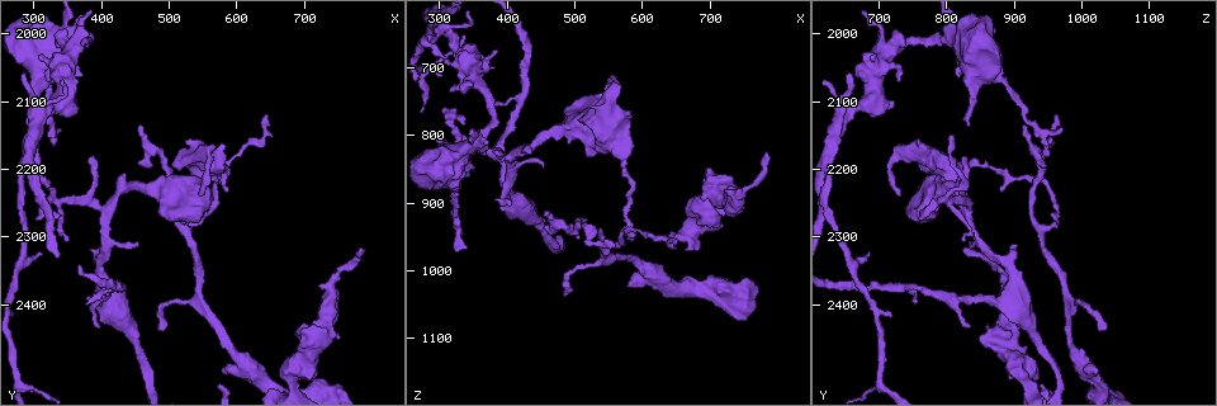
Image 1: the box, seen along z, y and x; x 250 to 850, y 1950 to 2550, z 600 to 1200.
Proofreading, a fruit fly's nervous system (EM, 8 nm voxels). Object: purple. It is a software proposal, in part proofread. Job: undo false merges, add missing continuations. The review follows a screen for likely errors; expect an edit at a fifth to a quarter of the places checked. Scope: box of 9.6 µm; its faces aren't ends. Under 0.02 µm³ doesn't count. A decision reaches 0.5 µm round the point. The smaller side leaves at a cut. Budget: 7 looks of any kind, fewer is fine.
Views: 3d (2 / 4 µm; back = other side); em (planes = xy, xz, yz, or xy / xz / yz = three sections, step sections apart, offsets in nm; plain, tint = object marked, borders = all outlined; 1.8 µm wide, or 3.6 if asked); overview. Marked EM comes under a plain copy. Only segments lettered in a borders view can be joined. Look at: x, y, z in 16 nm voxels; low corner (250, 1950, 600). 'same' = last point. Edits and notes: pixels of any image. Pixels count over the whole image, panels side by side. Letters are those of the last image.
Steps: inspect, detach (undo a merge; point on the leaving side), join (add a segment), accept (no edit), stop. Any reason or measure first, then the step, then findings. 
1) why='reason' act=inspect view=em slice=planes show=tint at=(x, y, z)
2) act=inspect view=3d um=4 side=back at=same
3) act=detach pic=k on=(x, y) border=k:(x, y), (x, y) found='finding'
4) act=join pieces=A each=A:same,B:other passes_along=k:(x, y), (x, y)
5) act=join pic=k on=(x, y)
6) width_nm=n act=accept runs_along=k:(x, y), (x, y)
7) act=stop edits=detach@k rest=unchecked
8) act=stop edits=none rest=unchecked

why='end of a long branch' act=inspect view=em slice=planes show=borders at=(325, 2140, 975)

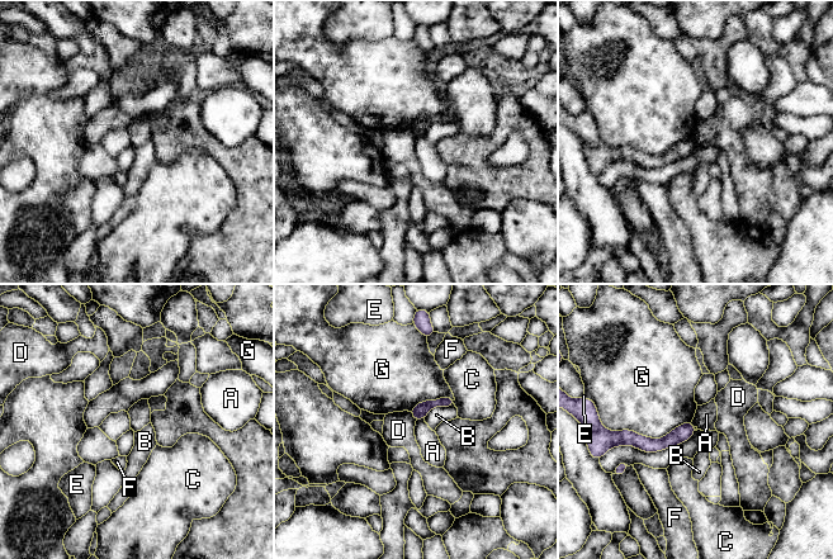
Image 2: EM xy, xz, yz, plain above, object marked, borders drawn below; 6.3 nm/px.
width_nm=90 longest_contact=G:500nm act=accept each=A:other,B:other,C:other,D:other,E:other,F:other,G:other found='no lettered segment goes on from it'

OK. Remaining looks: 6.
why='thin end' act=inspect view=3d um=4 at=(395, 2185, 830)

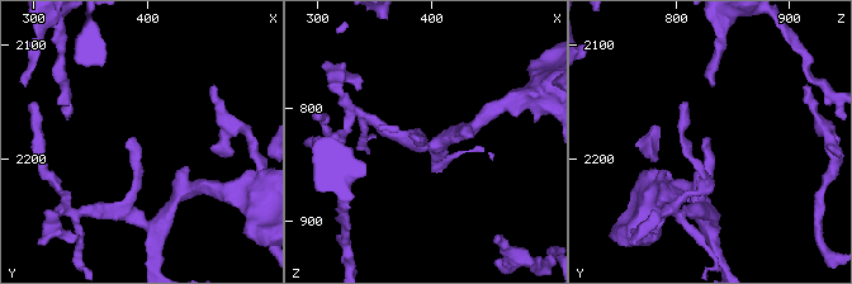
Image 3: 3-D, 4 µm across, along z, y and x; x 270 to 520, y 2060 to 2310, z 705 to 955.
why='shape alone is not enough' act=inspect view=em slice=planes show=borders at=(390, 2184, 832)

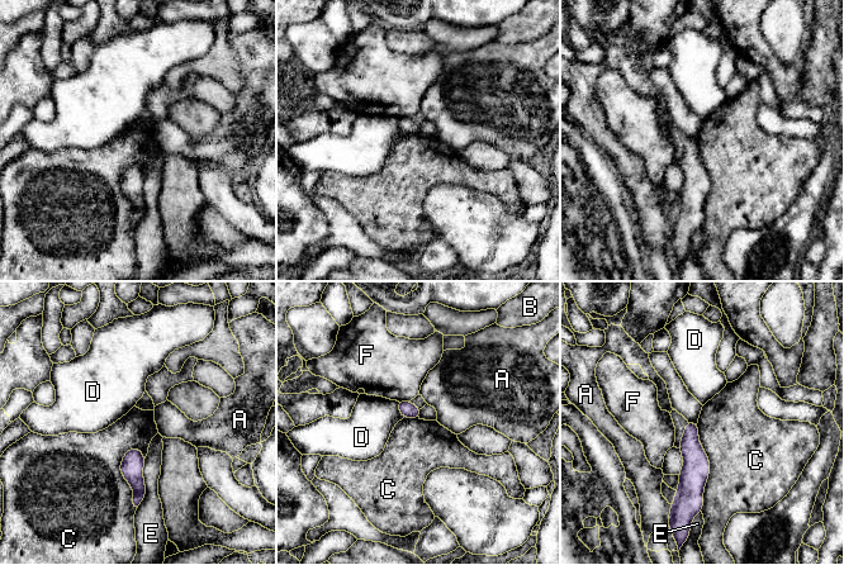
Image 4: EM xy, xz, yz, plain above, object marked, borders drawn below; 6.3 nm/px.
act=accept each=A:other,B:other,C:other,D:other,E:other,F:other found='none of them fits'

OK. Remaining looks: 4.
why='calibre changes' act=inspect view=em um=3.6 slice=yz step=8 show=tint at=(575, 2195, 845)

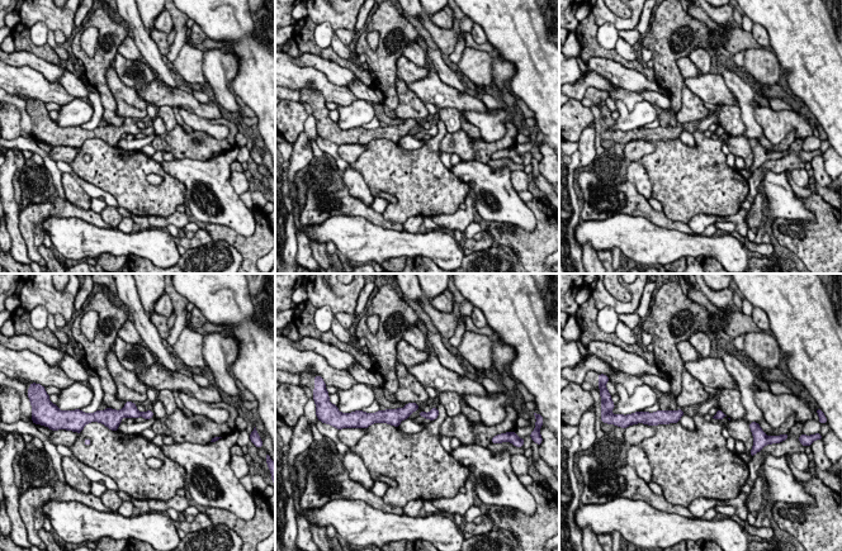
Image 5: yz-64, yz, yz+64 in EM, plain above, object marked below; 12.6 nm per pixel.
act=inspect view=em um=3.6 slice=planes show=tint at=same

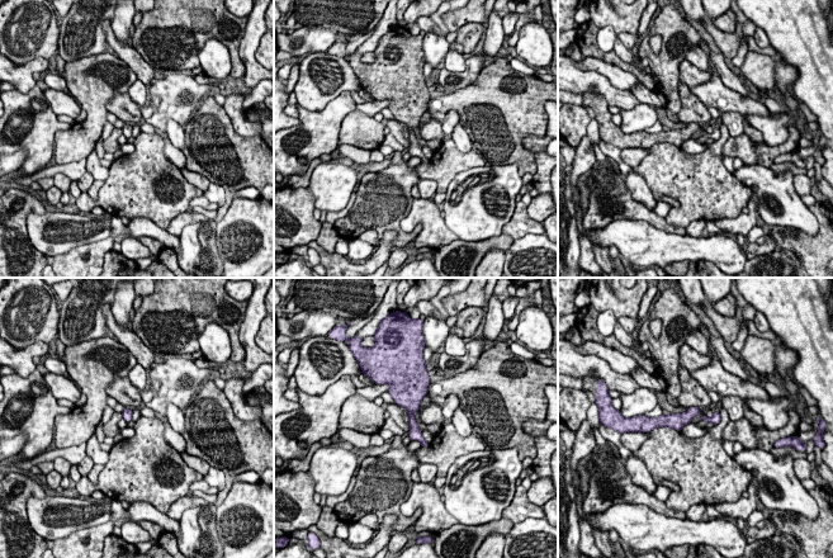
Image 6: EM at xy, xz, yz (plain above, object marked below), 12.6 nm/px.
act=inspect view=em um=3.6 slice=planes show=borders at=same

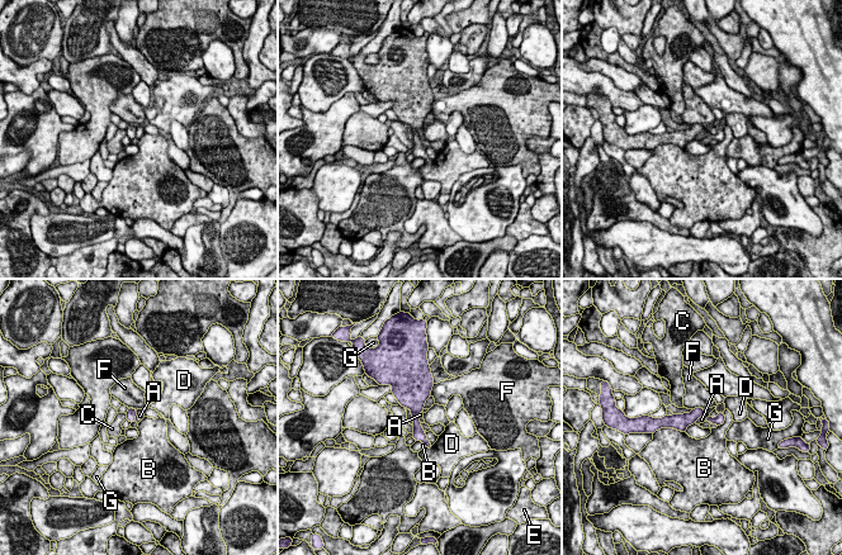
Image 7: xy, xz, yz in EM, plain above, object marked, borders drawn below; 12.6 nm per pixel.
longest_contact=B:340nm act=accept each=A:other,B:other,C:other,D:other,E:other,F:other,G:other border=7:(705, 409), (694, 422) found='all the same neuron'

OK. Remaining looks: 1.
act=stop edits=none rest=unchecked

